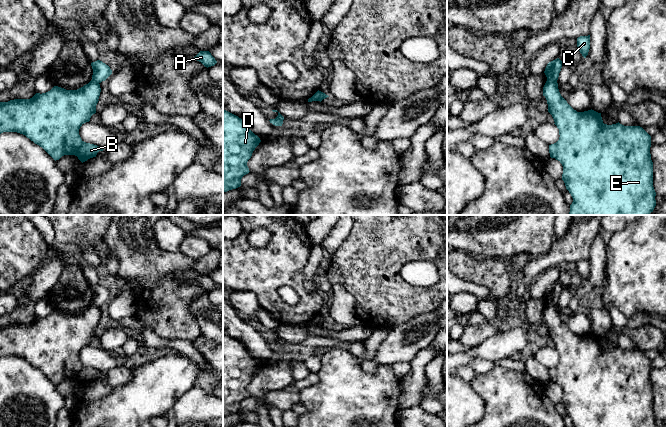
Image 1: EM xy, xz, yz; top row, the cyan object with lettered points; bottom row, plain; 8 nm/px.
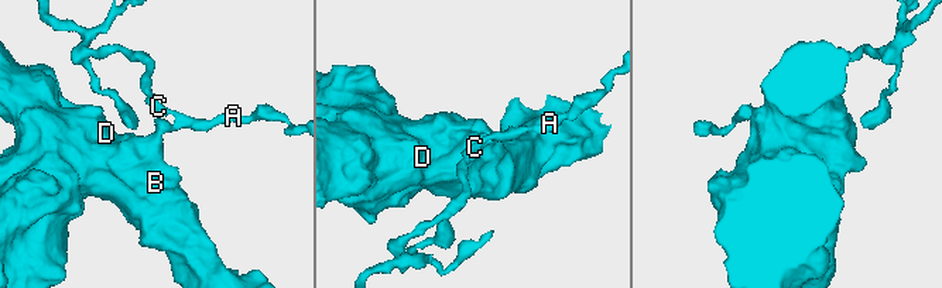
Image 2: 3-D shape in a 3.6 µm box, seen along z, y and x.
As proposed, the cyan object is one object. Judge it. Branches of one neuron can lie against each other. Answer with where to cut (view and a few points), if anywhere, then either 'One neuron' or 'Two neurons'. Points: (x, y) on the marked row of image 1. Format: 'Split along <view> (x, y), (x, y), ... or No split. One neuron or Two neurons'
Split along xz (319, 91), (317, 100). Two neurons

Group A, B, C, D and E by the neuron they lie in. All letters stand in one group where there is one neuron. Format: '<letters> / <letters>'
A C / B D E

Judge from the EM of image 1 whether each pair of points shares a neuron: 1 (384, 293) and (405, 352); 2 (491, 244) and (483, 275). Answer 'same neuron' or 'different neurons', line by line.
1: different neurons
2: different neurons

